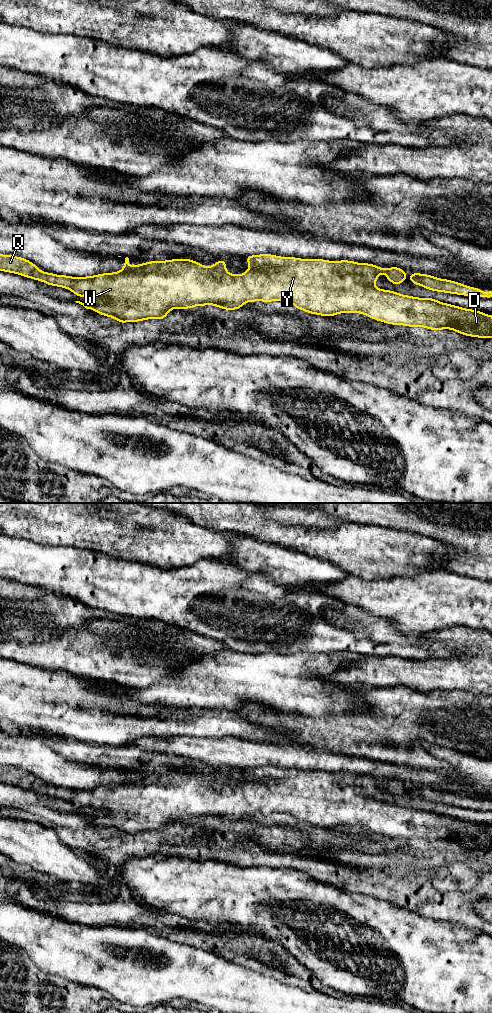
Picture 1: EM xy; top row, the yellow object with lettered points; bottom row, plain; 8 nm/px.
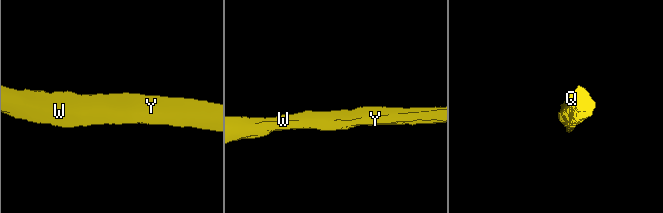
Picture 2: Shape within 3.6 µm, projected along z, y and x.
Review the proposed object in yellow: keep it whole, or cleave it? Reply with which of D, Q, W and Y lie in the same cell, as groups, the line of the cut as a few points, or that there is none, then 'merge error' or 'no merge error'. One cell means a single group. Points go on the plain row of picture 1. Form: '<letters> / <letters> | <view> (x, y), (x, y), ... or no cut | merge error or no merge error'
D Q W Y | no cut | no merge error

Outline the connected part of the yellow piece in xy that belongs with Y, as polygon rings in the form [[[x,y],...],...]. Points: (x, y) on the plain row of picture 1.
[[[0,766],[0,783],[41,793],[49,798],[63,799],[78,809],[92,807],[97,812],[94,815],[75,814],[103,828],[113,829],[121,836],[151,830],[163,833],[175,820],[214,817],[224,822],[238,822],[246,814],[285,813],[298,822],[325,829],[360,825],[390,837],[424,839],[429,842],[451,841],[469,849],[492,850],[492,827],[482,825],[479,821],[465,821],[434,810],[403,807],[372,797],[378,792],[380,784],[394,797],[402,796],[406,783],[400,779],[384,780],[350,772],[301,771],[272,766],[249,767],[245,768],[245,772],[250,780],[244,786],[233,787],[225,782],[227,772],[218,771],[211,779],[185,770],[154,772],[132,779],[126,769],[124,779],[119,784],[72,789],[42,784],[25,770]]]

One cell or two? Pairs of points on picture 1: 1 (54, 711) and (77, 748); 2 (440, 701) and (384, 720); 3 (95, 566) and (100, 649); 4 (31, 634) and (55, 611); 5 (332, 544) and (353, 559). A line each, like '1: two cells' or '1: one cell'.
1: two cells
2: one cell
3: two cells
4: one cell
5: one cell

